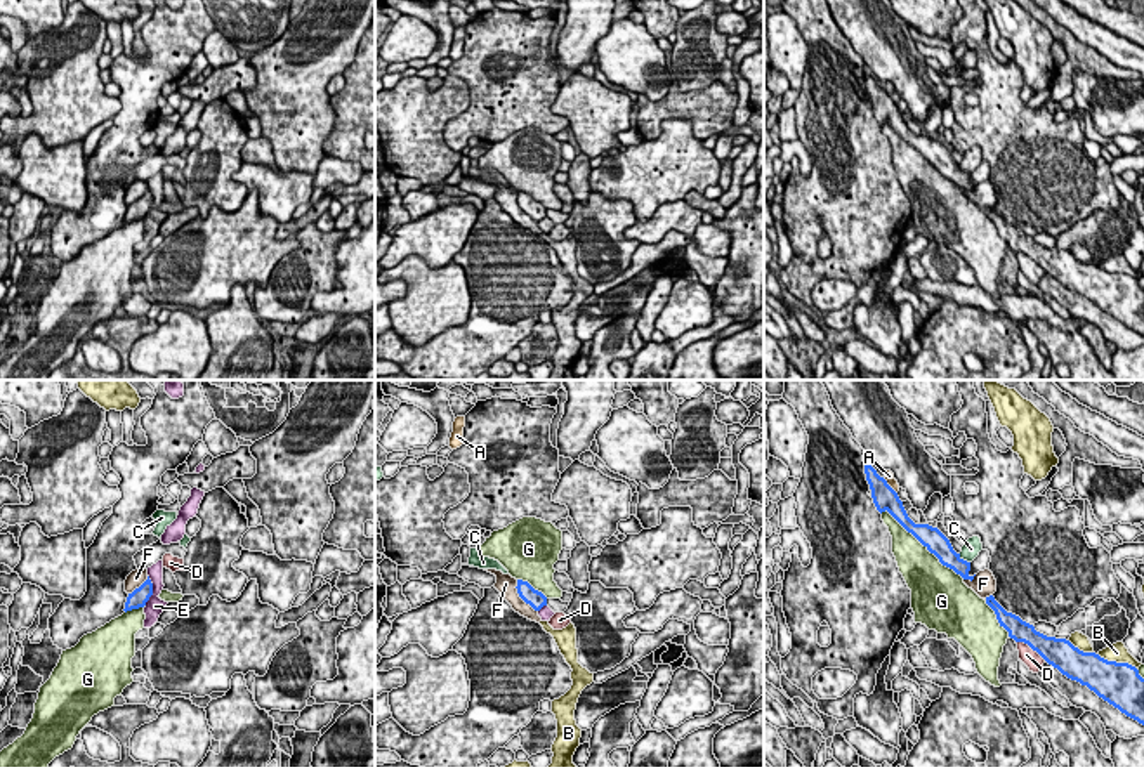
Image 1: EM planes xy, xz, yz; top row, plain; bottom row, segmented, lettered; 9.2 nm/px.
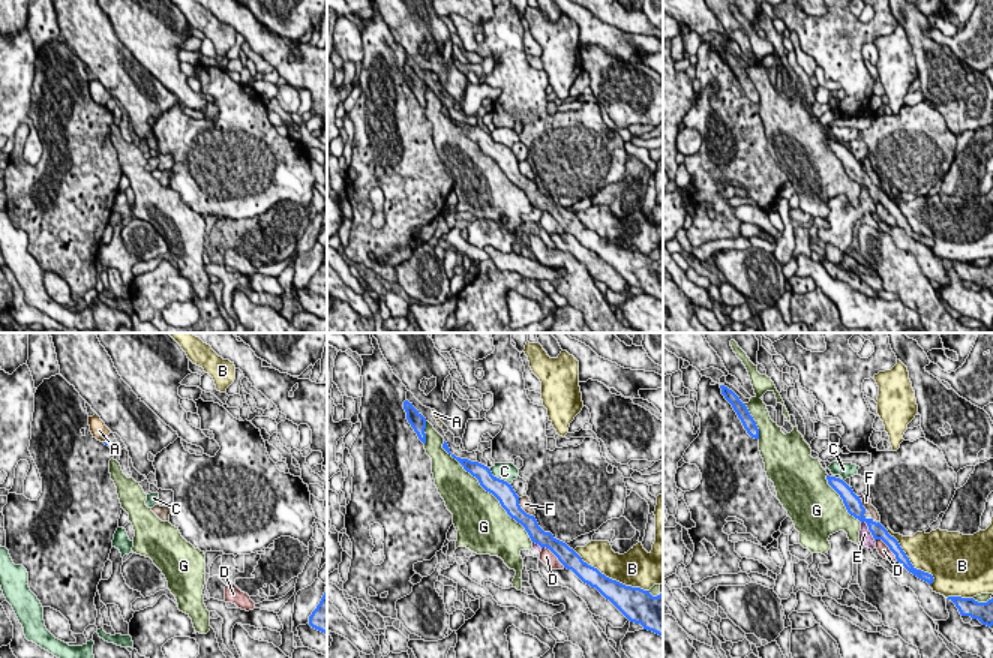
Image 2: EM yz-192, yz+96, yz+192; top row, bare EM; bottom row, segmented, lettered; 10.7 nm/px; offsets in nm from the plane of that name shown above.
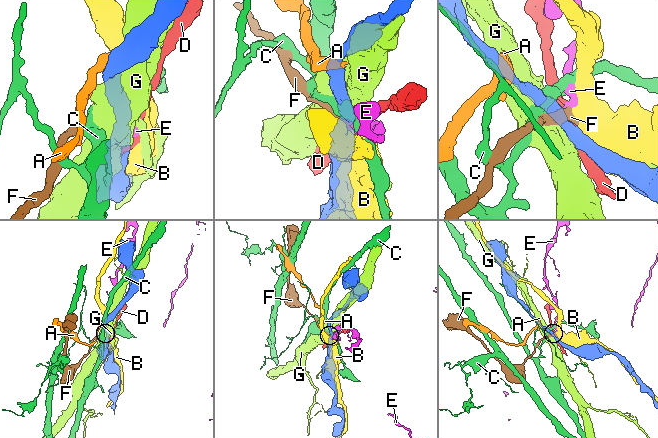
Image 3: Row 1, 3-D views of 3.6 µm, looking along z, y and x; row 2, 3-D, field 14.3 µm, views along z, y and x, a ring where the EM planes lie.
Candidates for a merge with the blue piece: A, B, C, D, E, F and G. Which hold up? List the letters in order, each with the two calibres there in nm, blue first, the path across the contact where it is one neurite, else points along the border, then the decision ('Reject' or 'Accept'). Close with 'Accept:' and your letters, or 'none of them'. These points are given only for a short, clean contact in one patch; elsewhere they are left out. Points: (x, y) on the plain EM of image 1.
A: Thickness 220 nm (blue) against 90 nm. Boundary: yz (882, 89), (896, 104). Reject
B: Thickness 400 nm (blue) against 170 nm. Reject
C: Thickness 200 nm (blue) against 170 nm. Boundary: yz (959, 165), (969, 174). Reject
D: Thickness 260 nm (blue) against 160 nm. Reject
E: Thickness 160 nm (blue) against 170 nm. Reject
F: Thickness 160 nm (blue) against 180 nm. Reject
G: Thickness 200 nm (blue) against 360 nm. Reject
Accept: none of them

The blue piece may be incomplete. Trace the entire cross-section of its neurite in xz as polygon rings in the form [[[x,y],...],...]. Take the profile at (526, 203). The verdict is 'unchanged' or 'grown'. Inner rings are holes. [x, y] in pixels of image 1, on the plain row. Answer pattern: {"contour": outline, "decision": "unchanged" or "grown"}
{"contour": [[[517,191],[516,200],[519,208],[535,222],[540,222],[543,217],[547,217],[547,208],[542,203],[535,201],[528,193]]], "decision": "unchanged"}

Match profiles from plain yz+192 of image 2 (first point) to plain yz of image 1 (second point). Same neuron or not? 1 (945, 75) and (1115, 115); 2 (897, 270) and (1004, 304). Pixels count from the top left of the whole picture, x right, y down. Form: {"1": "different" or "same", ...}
{"1": "same", "2": "different"}

